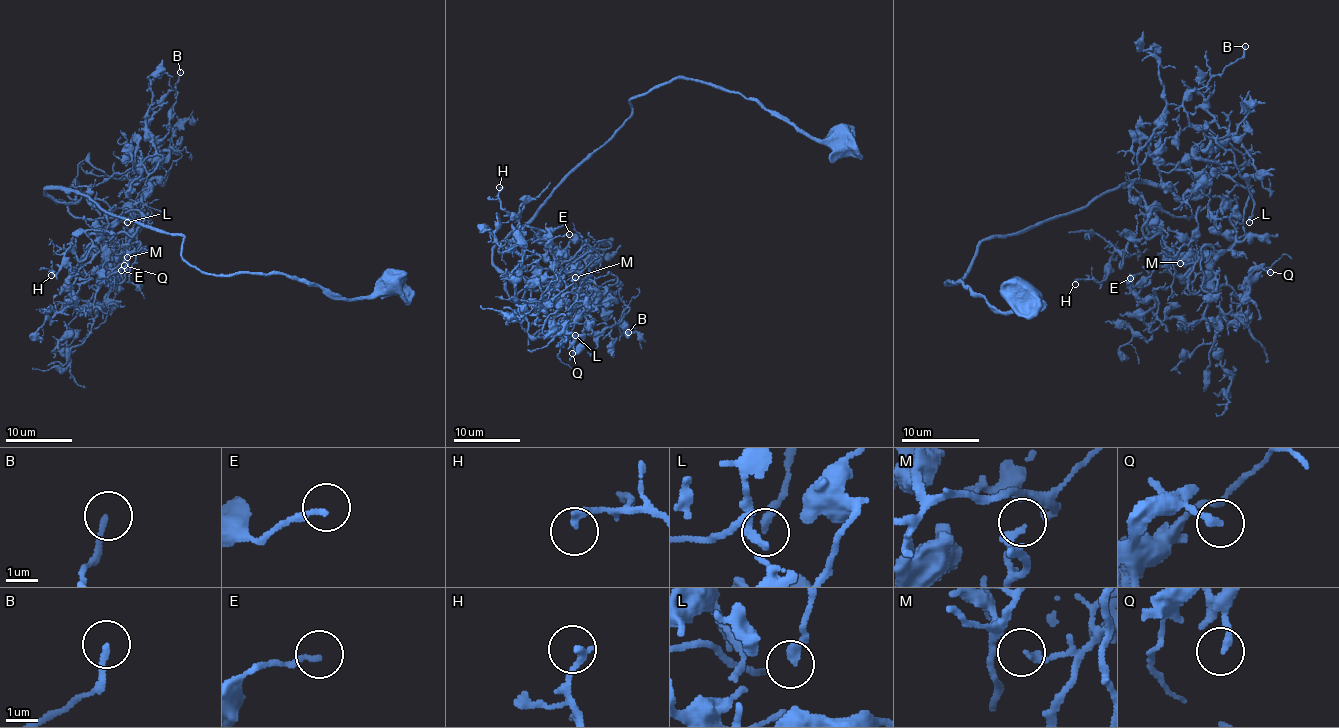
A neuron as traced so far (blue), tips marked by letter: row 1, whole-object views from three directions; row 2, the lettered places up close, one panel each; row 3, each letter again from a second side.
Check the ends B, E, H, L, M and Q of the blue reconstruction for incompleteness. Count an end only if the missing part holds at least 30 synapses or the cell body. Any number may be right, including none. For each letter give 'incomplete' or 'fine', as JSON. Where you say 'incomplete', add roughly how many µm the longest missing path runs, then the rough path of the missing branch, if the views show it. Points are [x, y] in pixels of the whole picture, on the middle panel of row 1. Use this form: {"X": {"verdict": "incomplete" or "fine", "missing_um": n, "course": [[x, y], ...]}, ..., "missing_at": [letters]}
{"B": {"verdict": "fine"}, "E": {"verdict": "fine"}, "H": {"verdict": "fine"}, "L": {"verdict": "fine"}, "M": {"verdict": "fine"}, "Q": {"verdict": "fine"}, "missing_at": []}

